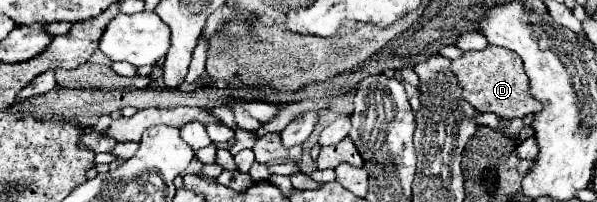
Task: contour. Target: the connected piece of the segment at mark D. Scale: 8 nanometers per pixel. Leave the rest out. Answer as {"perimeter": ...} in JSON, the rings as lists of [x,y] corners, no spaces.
{"perimeter":[[[487,45],[483,51],[467,51],[463,57],[451,61],[451,71],[461,87],[461,99],[473,105],[479,113],[495,113],[499,119],[515,119],[543,109],[543,105],[529,93],[521,57],[509,49]]]}

